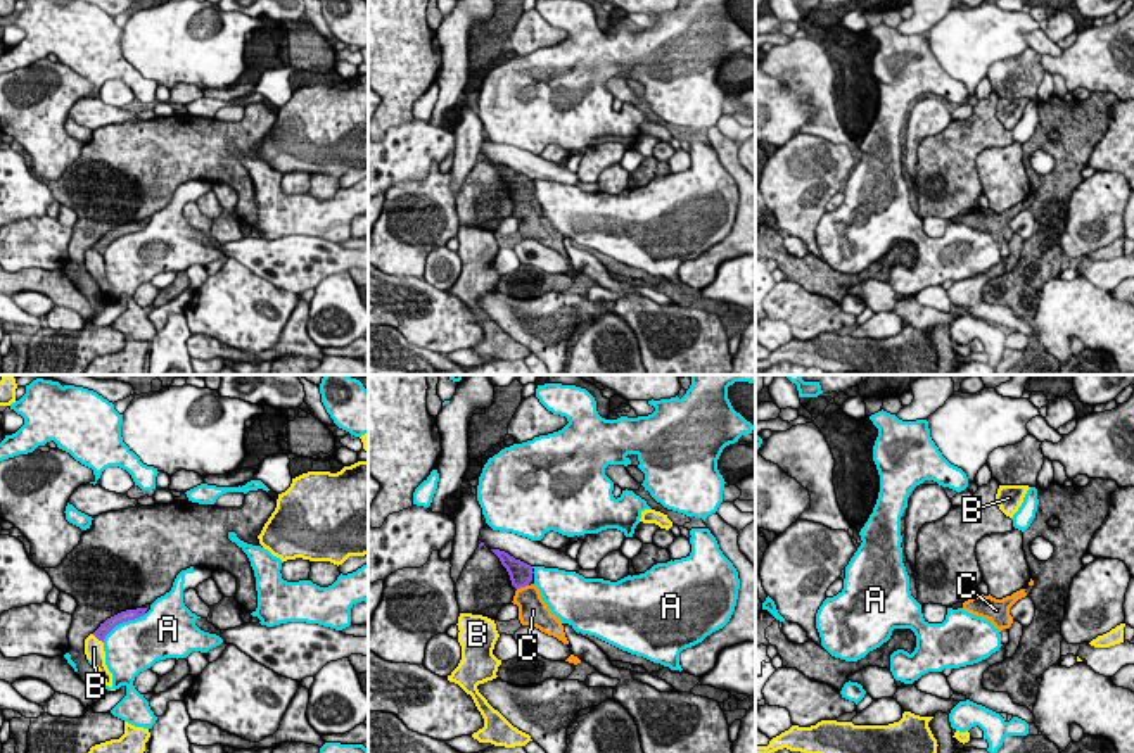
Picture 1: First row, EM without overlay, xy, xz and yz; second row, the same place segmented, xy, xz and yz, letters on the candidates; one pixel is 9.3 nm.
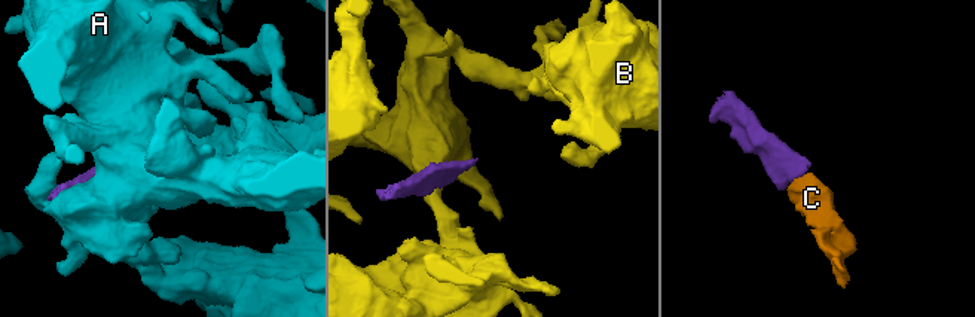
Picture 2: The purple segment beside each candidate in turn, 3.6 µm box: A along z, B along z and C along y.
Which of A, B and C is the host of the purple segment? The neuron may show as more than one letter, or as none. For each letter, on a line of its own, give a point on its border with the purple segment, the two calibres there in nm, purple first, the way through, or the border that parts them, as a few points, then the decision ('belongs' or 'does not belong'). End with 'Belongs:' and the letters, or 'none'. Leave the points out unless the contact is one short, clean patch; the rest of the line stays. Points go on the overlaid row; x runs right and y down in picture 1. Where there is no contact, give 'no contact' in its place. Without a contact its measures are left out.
A: meets purple in xy at (123, 620); 120 nm thick on the purple side, 480 nm on the other; does not belong
B: meets purple in xy at (97, 638); 120 nm thick on the purple side, 190 nm on the other; border along xy (92, 634), (102, 643); does not belong
C: meets purple in xz at (522, 586); 220 nm thick on the purple side, 280 nm on the other; runs through xz (521, 574), (522, 586), (533, 610); belongs
Belongs: C

